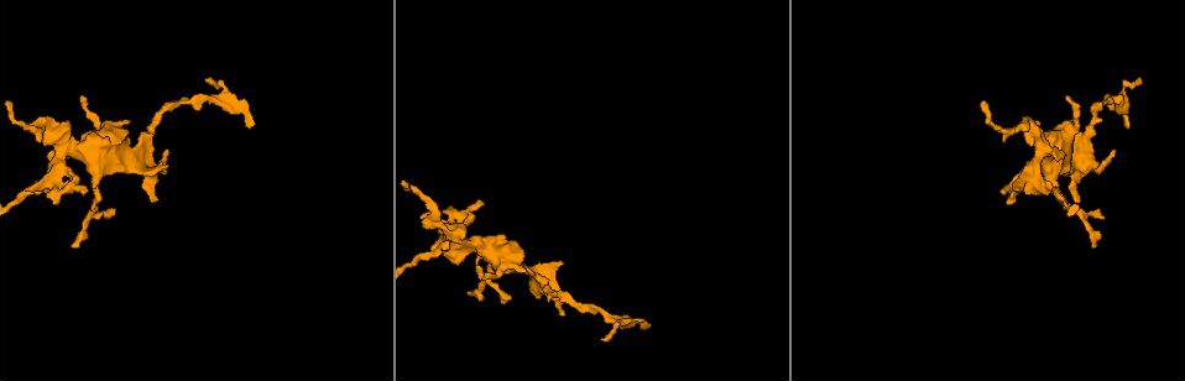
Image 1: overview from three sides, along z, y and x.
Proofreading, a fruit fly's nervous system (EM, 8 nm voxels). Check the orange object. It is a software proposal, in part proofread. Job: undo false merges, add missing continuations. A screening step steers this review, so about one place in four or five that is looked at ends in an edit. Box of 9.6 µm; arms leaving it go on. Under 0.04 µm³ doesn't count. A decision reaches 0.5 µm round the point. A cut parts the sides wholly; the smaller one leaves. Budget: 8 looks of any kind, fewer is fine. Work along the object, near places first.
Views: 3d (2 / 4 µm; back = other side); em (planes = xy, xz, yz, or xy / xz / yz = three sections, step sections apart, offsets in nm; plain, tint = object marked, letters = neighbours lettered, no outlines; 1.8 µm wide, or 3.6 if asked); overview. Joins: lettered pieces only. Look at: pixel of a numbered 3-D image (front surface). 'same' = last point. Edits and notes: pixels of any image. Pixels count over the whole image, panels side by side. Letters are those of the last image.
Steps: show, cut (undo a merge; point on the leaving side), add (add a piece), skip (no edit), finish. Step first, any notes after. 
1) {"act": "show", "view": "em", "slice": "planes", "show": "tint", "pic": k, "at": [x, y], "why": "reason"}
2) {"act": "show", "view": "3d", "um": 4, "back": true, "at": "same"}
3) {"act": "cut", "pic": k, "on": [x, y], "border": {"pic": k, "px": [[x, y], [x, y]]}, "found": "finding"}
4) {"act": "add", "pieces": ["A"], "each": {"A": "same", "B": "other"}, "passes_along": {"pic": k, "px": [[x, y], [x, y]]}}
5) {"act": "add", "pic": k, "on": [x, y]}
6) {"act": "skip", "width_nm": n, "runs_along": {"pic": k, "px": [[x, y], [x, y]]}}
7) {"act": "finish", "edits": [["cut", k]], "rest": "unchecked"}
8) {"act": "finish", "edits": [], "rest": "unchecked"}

{"act": "show", "view": "em", "slice": "yz", "step": 8, "show": "letters", "pic": 1, "at": [561, 264], "why": "free end"}

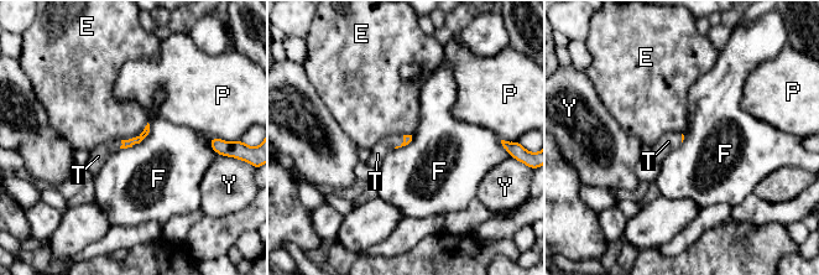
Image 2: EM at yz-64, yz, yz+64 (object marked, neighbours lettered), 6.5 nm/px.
{"act": "show", "view": "em", "slice": "xz", "step": 4, "show": "letters", "at": "same"}

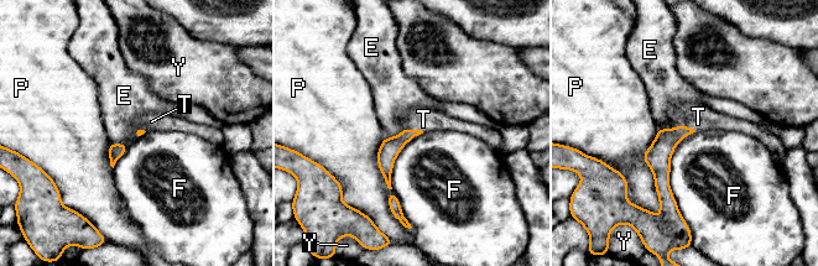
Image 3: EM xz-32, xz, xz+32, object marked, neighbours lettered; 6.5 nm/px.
{"act": "add", "pic": 3, "on": [698, 116], "longest_contact_nm": ["F", 550], "each": {"E": "other", "F": "other", "P": "other", "T": "same", "Y": "other"}, "passes_along": {"pic": 3, "px": [[660, 152], [686, 124], [698, 116]]}, "found": "it goes on there"}

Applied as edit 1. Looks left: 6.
{"act": "show", "view": "overview", "why": "redraw"}

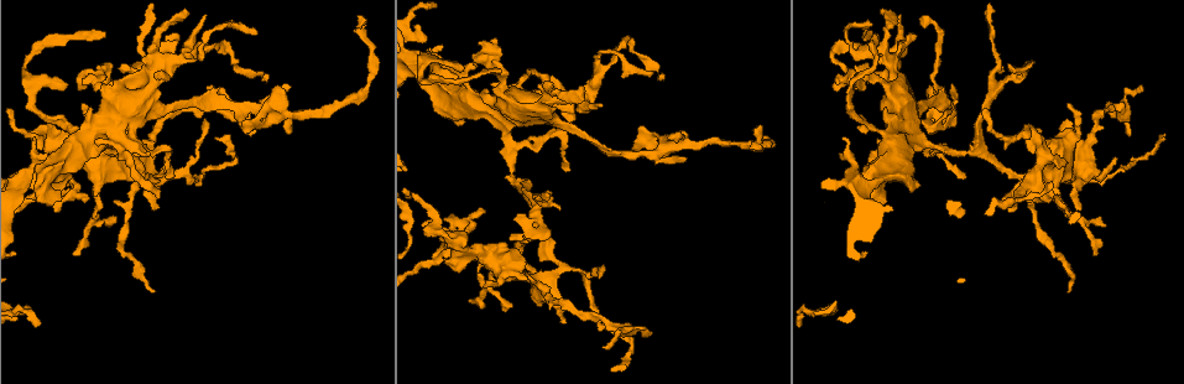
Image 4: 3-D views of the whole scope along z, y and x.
{"act": "show", "view": "3d", "um": 2, "back": true, "pic": 4, "at": [471, 299], "why": "tapers out"}

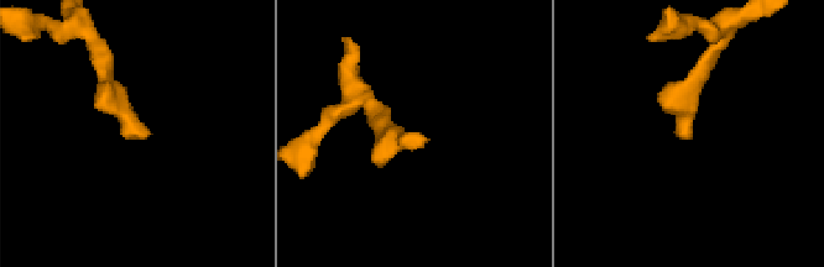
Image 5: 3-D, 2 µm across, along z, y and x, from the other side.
{"act": "show", "view": "em", "slice": "xz", "step": 8, "show": "letters", "pic": 5, "at": [420, 137], "why": "shape alone is not enough"}

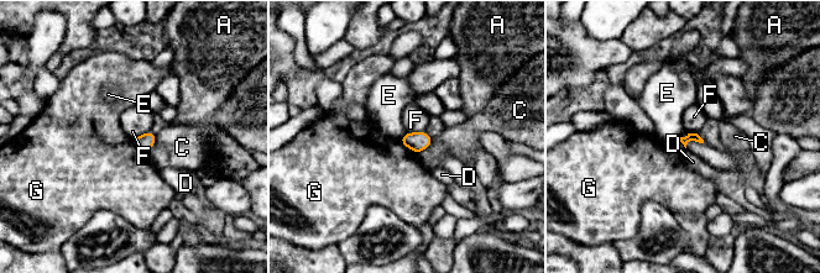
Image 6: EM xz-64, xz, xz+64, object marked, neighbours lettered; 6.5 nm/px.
{"act": "show", "view": "em", "slice": "planes", "show": "letters", "at": "same"}

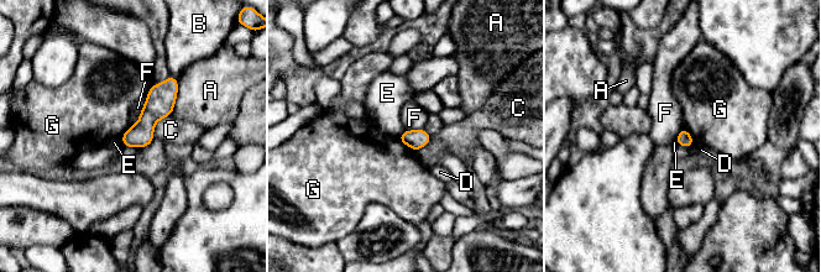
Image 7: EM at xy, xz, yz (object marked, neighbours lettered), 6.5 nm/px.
{"act": "skip", "each": {"A": "other", "B": "other", "C": "other", "D": "other", "E": "other", "F": "other", "G": "other"}, "runs_along": {"pic": 7, "px": [[174, 80], [126, 144]]}, "found": "no lettered piece goes on from it"}

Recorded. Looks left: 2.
{"act": "show", "view": "em", "slice": "planes", "show": "letters", "pic": 4, "at": [422, 226], "why": "branch stops here"}

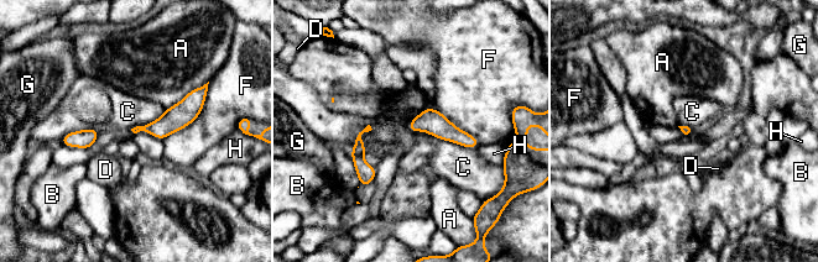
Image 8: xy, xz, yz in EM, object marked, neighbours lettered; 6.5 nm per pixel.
{"act": "skip", "longest_contact_nm": ["F", 480], "each": {"A": "other", "B": "other", "C": "other", "D": "other", "F": "other", "G": "other", "H": "other"}, "found": "none of them fits"}

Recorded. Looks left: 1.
{"act": "finish", "edits": [["add", 3]], "rest": "unchecked"}

